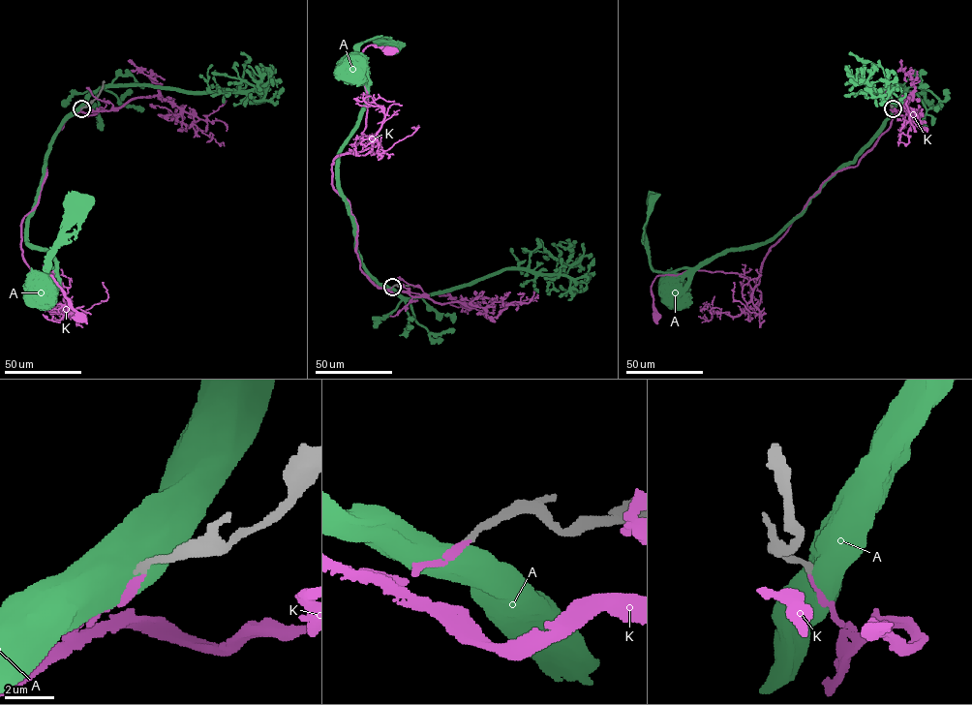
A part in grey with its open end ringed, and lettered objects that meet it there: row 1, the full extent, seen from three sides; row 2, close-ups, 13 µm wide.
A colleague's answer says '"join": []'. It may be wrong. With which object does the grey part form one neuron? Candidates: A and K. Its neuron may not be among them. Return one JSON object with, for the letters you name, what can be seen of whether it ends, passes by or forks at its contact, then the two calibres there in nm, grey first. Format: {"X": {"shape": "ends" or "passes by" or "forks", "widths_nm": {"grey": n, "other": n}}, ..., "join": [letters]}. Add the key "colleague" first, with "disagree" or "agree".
{"colleague": "disagree", "K": {"shape": "ends", "widths_nm": {"grey": 280, "other": 220}}, "join": ["K"]}

